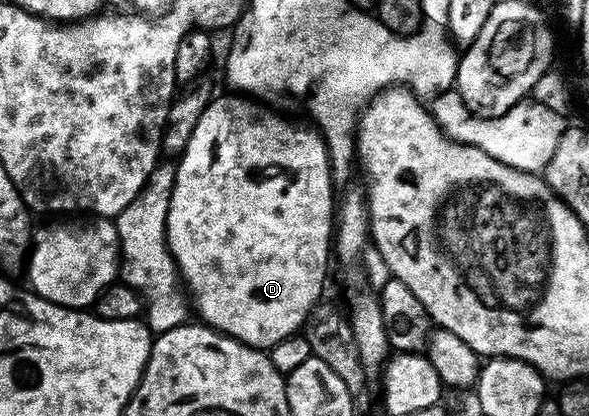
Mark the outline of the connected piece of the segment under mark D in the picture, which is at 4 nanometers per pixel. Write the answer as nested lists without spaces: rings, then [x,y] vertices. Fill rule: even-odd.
[[[230,96],[234,98],[215,97],[213,101],[204,108],[200,120],[196,123],[196,128],[192,132],[191,139],[183,148],[180,157],[176,162],[174,172],[174,187],[172,188],[172,200],[168,204],[168,220],[166,221],[166,243],[170,249],[170,255],[174,258],[175,264],[178,266],[178,277],[184,283],[185,289],[188,291],[189,301],[192,303],[192,310],[195,315],[199,314],[201,321],[207,326],[211,326],[213,330],[218,330],[222,334],[226,334],[230,338],[240,340],[246,346],[255,346],[257,350],[269,351],[270,347],[280,344],[280,340],[284,340],[288,336],[299,333],[305,327],[306,317],[318,305],[323,297],[322,285],[326,282],[326,269],[329,268],[330,262],[332,266],[332,239],[334,237],[334,227],[336,225],[336,187],[332,177],[330,168],[330,153],[326,150],[326,142],[323,140],[321,133],[317,129],[305,130],[302,126],[297,126],[294,122],[289,122],[286,118],[281,118],[274,110],[269,110],[269,105],[263,104],[258,100],[251,100],[246,96]]]

